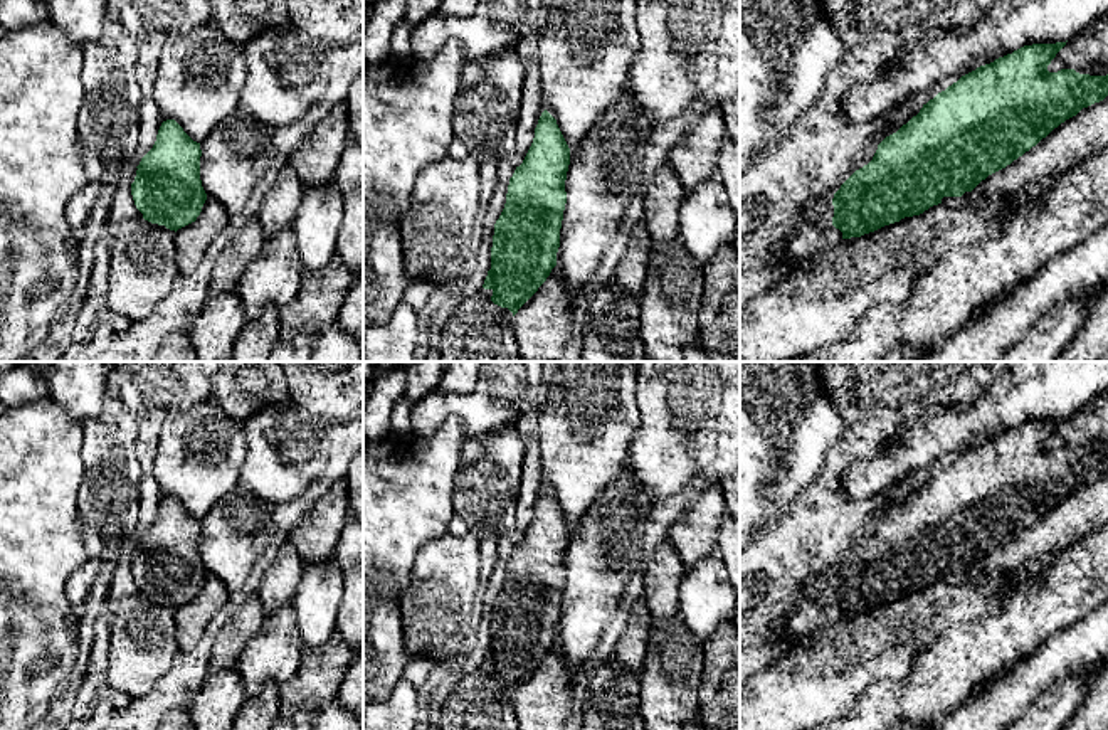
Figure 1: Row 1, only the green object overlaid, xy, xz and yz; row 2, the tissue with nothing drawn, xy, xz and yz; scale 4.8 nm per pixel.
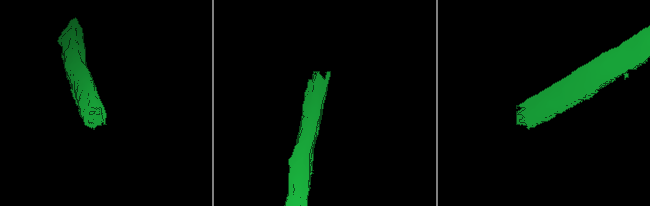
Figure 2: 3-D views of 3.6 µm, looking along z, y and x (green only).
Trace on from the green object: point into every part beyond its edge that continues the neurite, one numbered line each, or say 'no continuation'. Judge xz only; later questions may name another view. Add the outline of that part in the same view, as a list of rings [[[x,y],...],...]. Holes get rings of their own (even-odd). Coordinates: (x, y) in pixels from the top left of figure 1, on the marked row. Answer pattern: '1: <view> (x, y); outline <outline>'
no continuation

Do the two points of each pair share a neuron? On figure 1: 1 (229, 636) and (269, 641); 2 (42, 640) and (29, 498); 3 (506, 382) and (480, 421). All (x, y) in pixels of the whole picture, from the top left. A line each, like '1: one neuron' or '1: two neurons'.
1: two neurons
2: one neuron
3: one neuron

